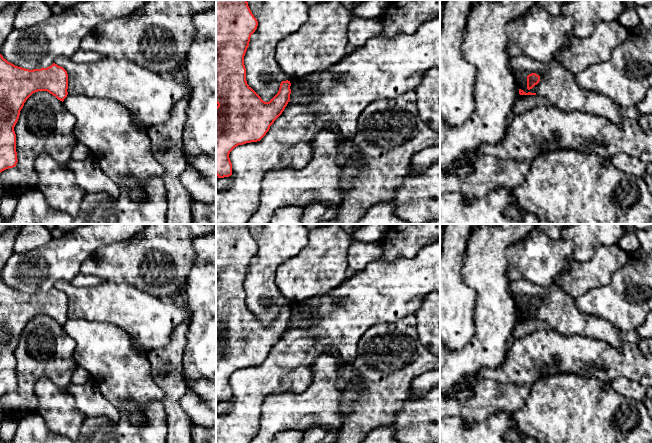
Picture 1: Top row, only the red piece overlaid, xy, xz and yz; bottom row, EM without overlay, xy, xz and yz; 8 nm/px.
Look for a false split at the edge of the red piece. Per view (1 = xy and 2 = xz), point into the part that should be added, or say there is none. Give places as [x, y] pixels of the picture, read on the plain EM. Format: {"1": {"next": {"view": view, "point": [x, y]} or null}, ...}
{"1": {"next": null}, "2": {"next": null}}

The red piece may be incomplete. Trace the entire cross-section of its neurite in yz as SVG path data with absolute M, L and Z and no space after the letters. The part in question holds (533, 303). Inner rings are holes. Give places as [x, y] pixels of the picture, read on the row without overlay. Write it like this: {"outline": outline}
{"outline": "M531 297L527 300L527 313L532 313L540 305L540 300L536 297Z"}

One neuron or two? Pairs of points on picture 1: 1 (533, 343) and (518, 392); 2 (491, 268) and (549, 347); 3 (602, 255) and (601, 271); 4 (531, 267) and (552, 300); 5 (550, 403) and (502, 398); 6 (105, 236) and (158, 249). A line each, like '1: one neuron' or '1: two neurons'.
1: two neurons
2: two neurons
3: one neuron
4: two neurons
5: two neurons
6: two neurons

